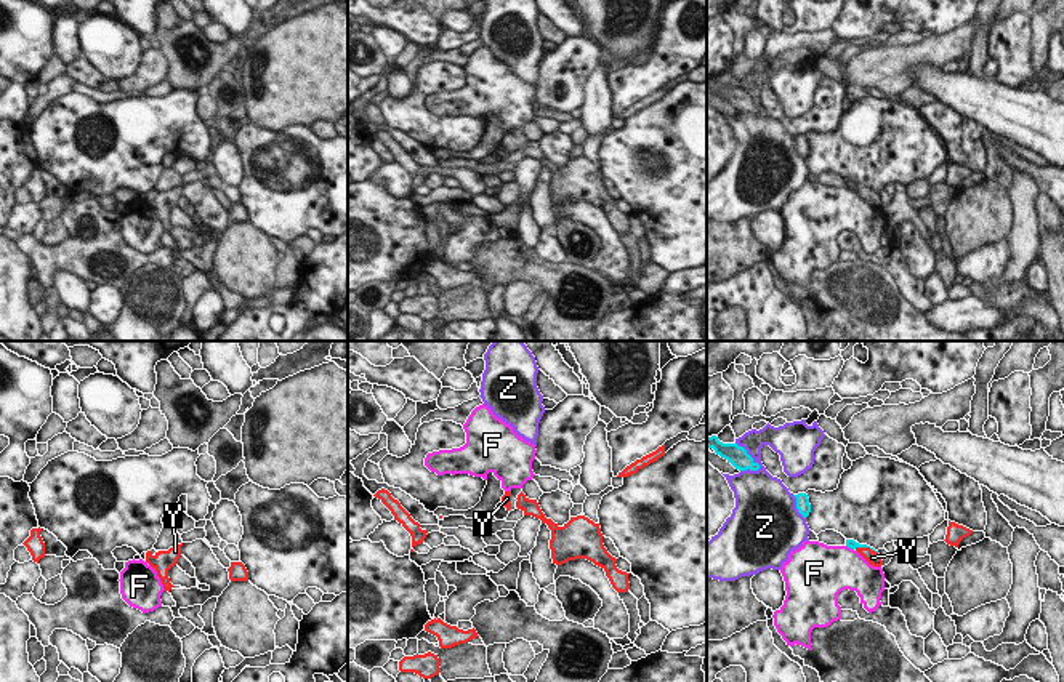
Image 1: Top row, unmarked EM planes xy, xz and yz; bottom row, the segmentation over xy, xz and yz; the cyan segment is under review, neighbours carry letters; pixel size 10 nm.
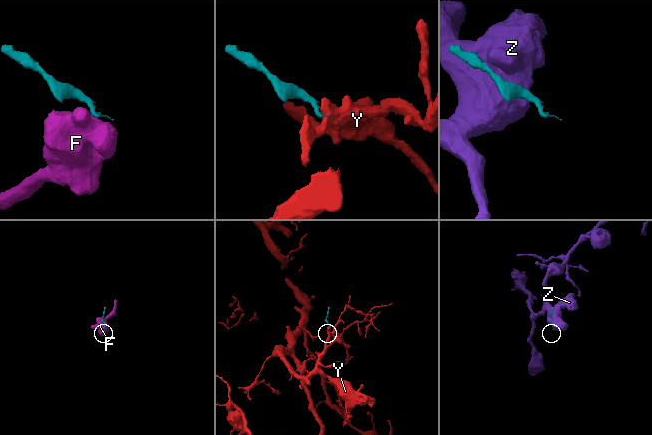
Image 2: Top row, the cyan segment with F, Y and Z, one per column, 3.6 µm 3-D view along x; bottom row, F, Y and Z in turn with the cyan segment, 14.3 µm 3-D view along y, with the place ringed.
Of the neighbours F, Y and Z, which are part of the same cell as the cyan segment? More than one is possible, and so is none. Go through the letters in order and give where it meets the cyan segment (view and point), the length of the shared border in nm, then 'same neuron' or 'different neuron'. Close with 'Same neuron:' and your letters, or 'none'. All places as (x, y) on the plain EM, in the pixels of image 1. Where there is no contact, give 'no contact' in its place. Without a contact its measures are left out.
F: meets cyan in yz at (850, 188); contact 100 nm long; different neuron
Y: meets cyan in yz at (866, 188); contact 240 nm long; same neuron
Z: meets cyan in yz at (750, 98); contact 380 nm long; different neuron
Same neuron: Y

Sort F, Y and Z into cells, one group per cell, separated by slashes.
F / Y / Z

